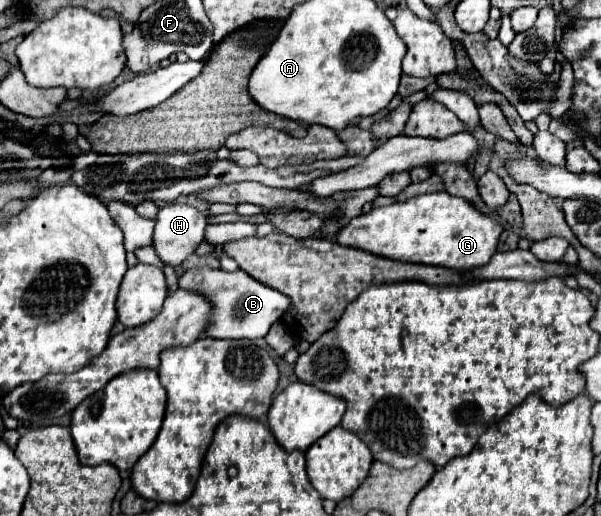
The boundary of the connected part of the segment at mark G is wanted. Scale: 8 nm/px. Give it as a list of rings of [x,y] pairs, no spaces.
[[[433,192],[415,196],[401,204],[373,208],[369,214],[353,218],[335,240],[343,246],[361,246],[363,250],[373,250],[373,254],[385,254],[385,258],[397,258],[401,262],[431,264],[467,272],[489,262],[497,250],[503,230],[505,228],[497,216],[475,210],[469,200],[451,196],[449,192]]]

